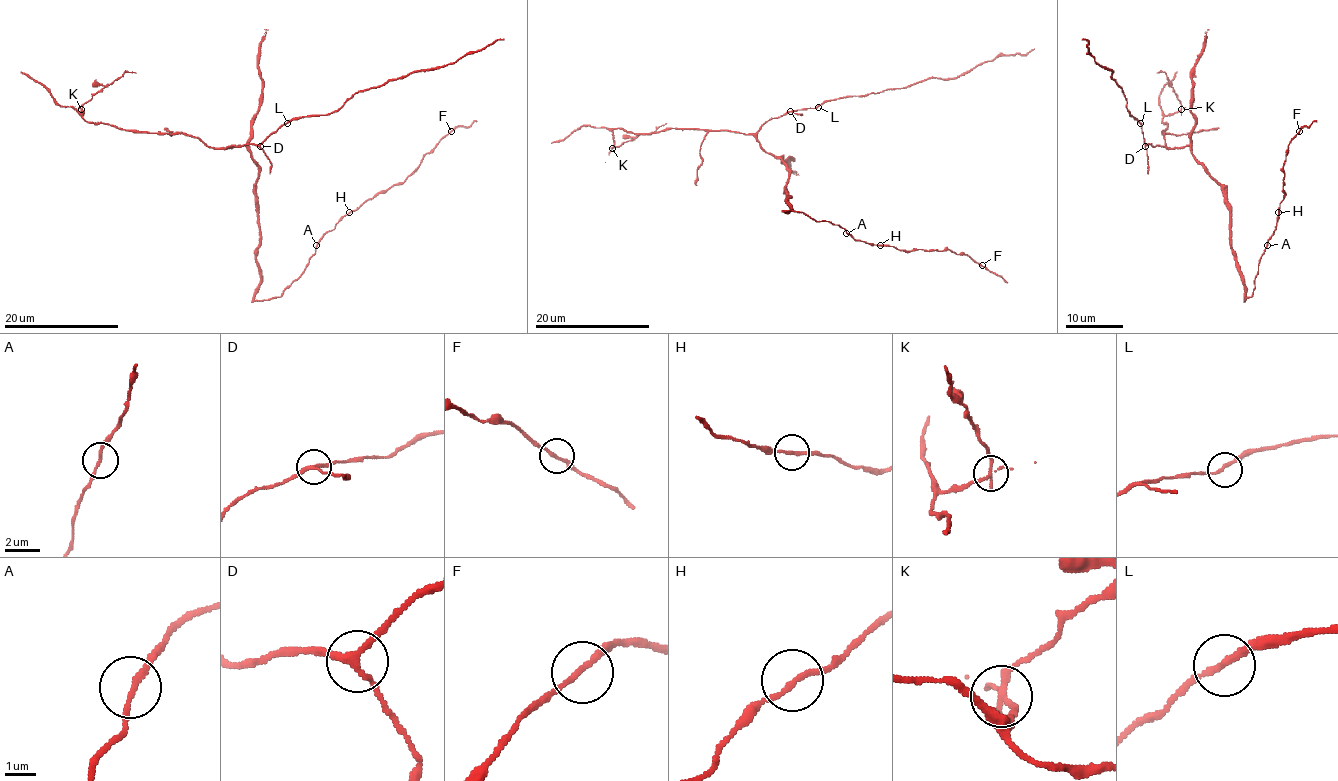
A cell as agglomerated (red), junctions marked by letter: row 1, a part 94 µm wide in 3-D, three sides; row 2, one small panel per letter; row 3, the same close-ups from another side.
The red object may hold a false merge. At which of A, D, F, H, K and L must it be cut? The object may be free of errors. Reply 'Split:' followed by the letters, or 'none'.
Split: K

